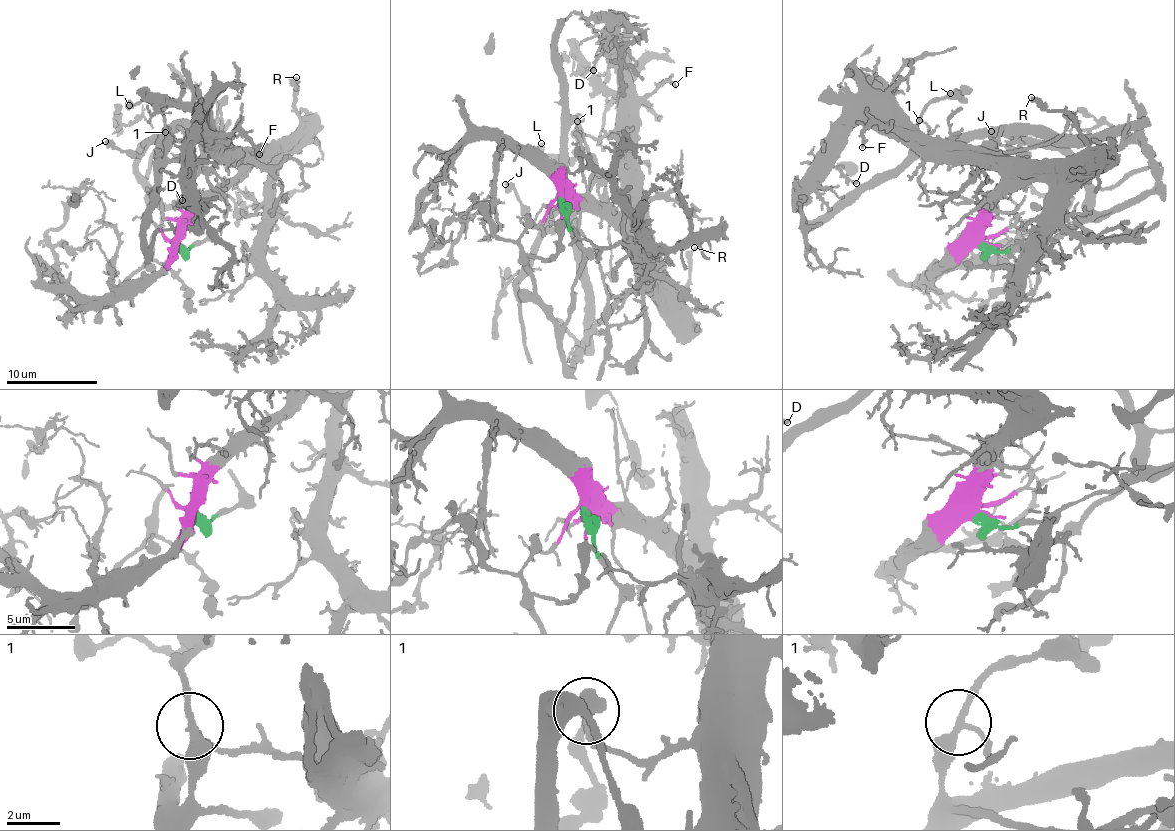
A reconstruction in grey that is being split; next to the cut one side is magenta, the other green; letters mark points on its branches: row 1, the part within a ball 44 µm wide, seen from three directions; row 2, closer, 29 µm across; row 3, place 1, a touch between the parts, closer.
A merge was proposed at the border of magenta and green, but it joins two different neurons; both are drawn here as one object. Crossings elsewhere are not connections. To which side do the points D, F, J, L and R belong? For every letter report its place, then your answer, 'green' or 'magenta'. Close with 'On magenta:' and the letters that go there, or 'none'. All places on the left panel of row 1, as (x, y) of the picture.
D: at (182, 200); magenta
F: at (259, 154); magenta
J: at (105, 141); green
L: at (129, 105); green
R: at (296, 77); magenta
On magenta: D, F, R

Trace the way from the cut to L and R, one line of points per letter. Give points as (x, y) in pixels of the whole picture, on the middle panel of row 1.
L: (561, 200), (584, 257), (562, 326), (518, 280), (562, 202), (565, 131), (578, 121), (571, 157), (540, 142)
R: (561, 200), (576, 197), (608, 221), (628, 242), (635, 264), (680, 302), (682, 310), (694, 247)

